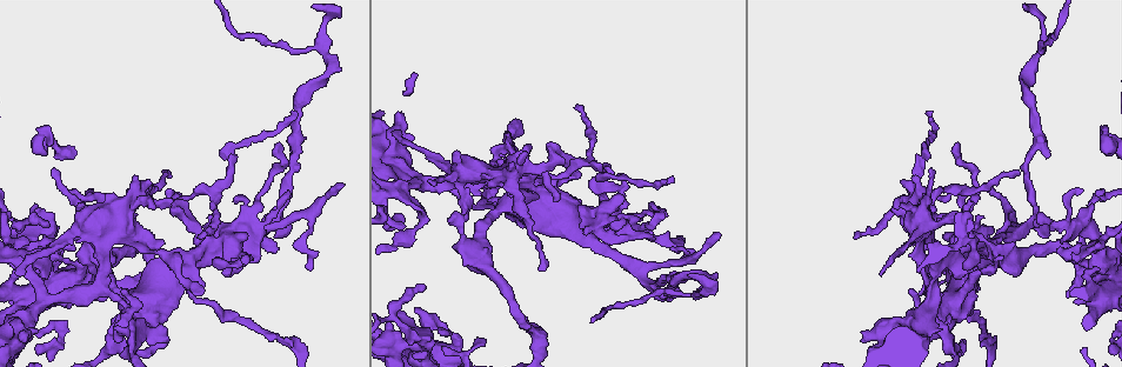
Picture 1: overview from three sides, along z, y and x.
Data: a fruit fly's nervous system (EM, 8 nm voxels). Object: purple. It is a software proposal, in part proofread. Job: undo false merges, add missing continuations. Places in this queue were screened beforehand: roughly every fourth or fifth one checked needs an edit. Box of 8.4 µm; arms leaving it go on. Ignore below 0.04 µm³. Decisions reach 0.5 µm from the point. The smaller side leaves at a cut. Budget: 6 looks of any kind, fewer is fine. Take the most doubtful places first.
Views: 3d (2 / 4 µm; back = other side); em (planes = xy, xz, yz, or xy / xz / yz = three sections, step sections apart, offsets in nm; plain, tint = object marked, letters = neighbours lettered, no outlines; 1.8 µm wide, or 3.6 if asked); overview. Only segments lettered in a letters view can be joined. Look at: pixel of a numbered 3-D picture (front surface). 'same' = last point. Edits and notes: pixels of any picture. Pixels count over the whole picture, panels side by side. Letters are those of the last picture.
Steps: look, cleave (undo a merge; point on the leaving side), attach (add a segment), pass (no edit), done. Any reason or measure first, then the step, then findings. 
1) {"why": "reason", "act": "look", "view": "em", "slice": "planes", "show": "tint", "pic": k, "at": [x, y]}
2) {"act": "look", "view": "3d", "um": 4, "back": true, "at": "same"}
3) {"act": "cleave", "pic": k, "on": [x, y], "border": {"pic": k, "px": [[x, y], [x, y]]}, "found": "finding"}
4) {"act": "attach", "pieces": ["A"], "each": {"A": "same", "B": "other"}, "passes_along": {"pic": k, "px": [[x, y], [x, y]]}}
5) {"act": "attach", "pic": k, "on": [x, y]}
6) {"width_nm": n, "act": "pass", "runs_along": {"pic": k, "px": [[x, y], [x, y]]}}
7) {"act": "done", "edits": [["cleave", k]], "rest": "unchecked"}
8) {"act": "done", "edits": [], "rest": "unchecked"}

{"act": "look", "view": "em", "um": 3.6, "slice": "yz", "step": 8, "show": "tint", "pic": 1, "at": [1096, 298]}

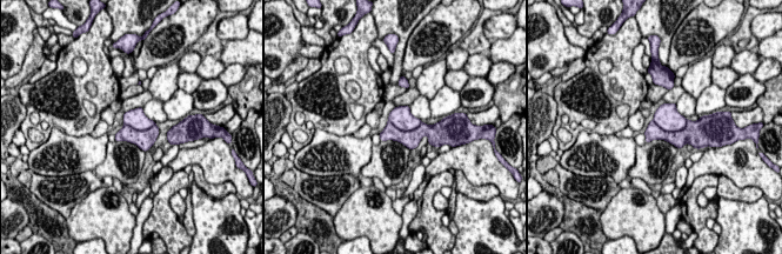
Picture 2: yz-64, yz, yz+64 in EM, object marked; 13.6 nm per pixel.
{"why": "another direction", "act": "look", "view": "em", "um": 3.6, "slice": "xy", "step": 16, "show": "letters", "at": "same"}

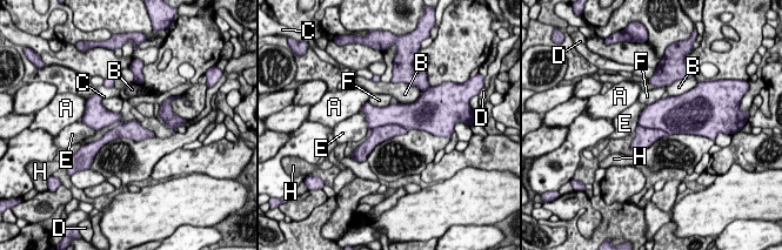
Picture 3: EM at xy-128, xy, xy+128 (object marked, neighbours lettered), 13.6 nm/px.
{"longest_contact_nm": ["E", 440], "act": "cleave", "pic": 3, "on": [403, 115], "each": {"A": "other", "B": "other", "C": "other", "D": "other", "E": "other", "F": "other", "H": "other"}, "border": {"pic": 3, "px": [[407, 129], [382, 124], [371, 130]]}, "found": "a second neuron is stuck on"}

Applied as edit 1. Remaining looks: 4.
{"act": "look", "view": "overview"}

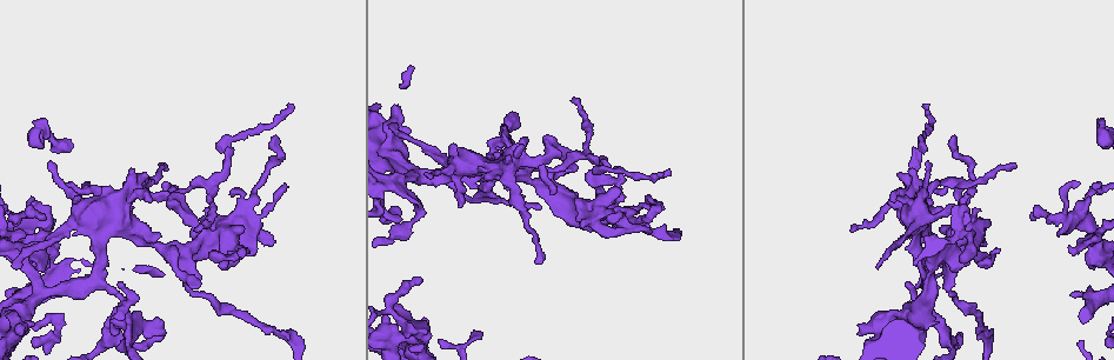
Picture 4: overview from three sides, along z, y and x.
{"why": "tapers out", "act": "look", "view": "em", "slice": "planes", "show": "plain", "pic": 4, "at": [957, 244]}

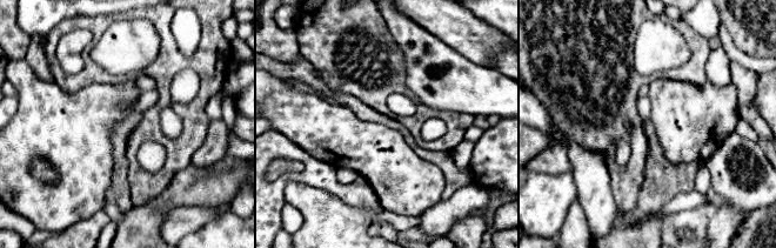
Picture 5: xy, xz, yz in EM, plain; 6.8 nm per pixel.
{"why": "what lies round it", "act": "look", "view": "em", "slice": "planes", "show": "letters", "at": "same"}

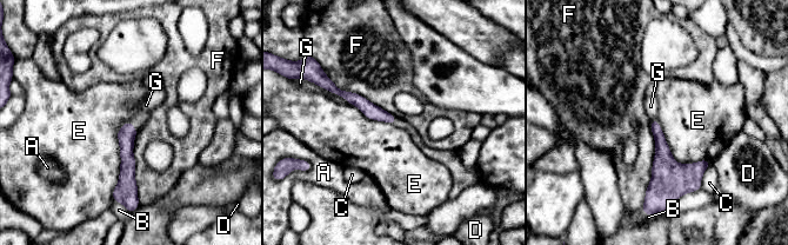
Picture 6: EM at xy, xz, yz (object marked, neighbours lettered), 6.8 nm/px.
{"longest_contact_nm": ["E", 550], "act": "pass", "each": {"A": "other", "B": "other", "C": "other", "D": "other", "E": "other", "F": "other", "G": "other"}, "border": {"pic": 6, "px": [[131, 119], [118, 132], [113, 199]]}, "found": "none of them fits"}

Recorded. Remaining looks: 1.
{"act": "done", "edits": [["cleave", 3]], "rest": "unchecked"}

